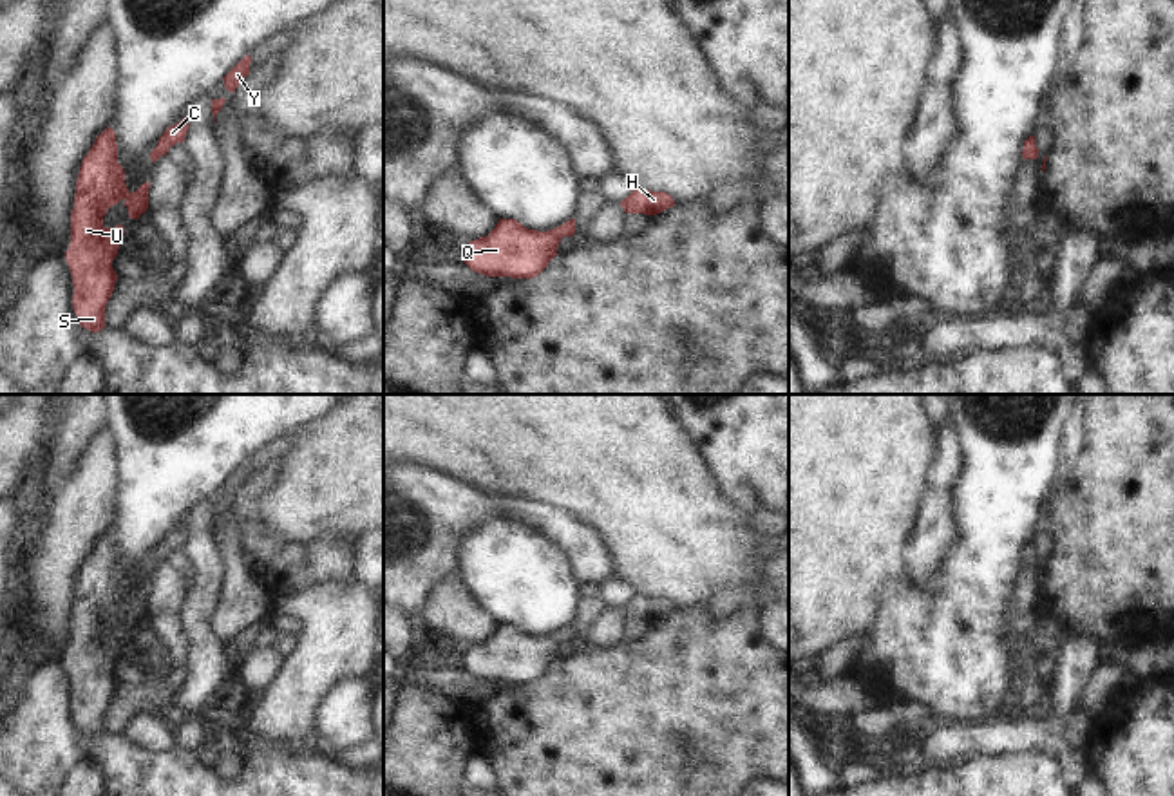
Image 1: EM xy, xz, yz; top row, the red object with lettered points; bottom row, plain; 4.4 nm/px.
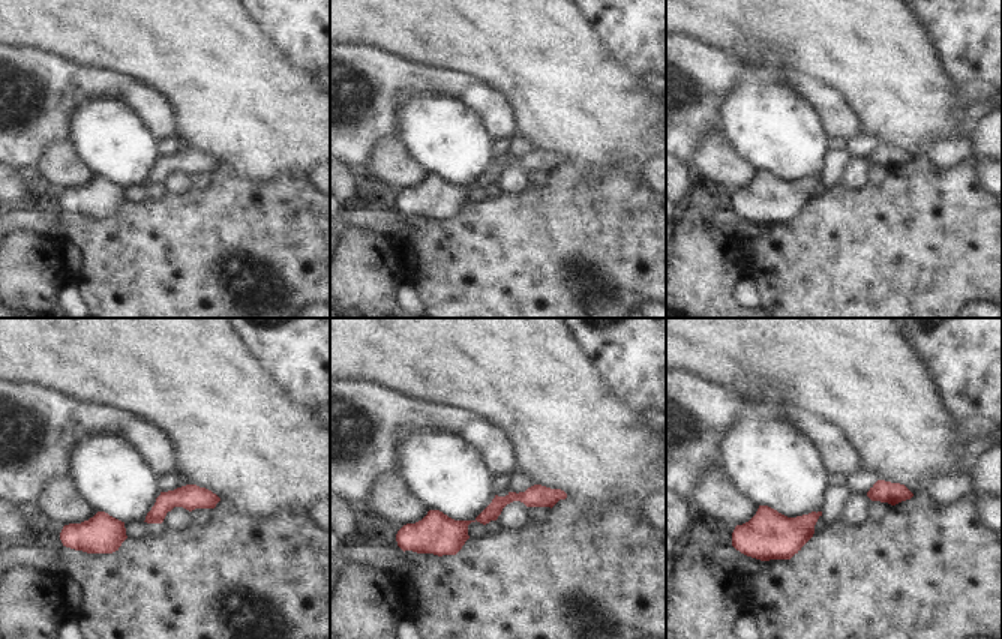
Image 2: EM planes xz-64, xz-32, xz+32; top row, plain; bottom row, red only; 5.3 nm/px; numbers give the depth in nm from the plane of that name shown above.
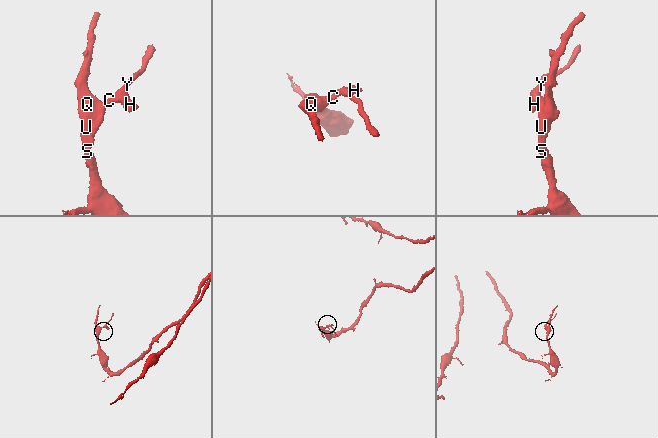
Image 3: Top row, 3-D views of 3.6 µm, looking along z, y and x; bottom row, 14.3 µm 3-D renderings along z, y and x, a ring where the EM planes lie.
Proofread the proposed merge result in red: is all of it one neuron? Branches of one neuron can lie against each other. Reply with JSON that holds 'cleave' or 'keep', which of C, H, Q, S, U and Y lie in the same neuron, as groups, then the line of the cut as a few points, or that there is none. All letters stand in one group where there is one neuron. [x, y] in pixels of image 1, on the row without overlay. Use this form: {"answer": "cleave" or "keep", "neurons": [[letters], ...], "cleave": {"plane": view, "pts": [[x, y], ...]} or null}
{"answer": "keep", "neurons": [["C", "H", "Q", "S", "U", "Y"]], "cleave": null}

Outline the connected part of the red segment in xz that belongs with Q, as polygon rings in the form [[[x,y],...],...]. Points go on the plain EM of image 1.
[[[499,624],[496,633],[463,655],[463,668],[487,682],[534,684],[557,660],[561,644],[575,639],[575,624],[548,635],[528,635],[516,624]]]

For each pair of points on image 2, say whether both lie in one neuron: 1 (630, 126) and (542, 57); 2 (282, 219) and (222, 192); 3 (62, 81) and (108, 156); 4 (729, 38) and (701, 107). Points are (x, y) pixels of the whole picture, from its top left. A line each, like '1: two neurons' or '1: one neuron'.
1: one neuron
2: one neuron
3: two neurons
4: two neurons

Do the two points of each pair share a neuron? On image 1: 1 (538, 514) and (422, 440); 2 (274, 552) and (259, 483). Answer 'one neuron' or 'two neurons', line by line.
1: two neurons
2: one neuron

